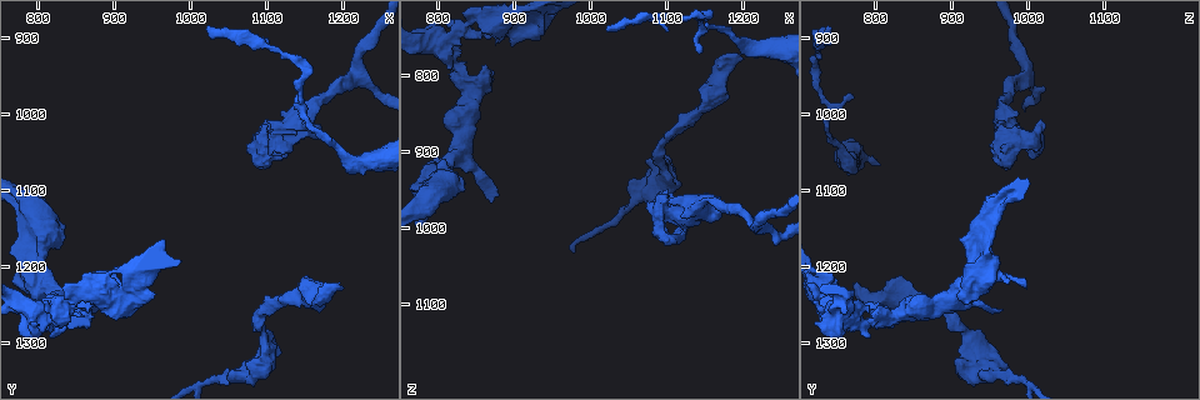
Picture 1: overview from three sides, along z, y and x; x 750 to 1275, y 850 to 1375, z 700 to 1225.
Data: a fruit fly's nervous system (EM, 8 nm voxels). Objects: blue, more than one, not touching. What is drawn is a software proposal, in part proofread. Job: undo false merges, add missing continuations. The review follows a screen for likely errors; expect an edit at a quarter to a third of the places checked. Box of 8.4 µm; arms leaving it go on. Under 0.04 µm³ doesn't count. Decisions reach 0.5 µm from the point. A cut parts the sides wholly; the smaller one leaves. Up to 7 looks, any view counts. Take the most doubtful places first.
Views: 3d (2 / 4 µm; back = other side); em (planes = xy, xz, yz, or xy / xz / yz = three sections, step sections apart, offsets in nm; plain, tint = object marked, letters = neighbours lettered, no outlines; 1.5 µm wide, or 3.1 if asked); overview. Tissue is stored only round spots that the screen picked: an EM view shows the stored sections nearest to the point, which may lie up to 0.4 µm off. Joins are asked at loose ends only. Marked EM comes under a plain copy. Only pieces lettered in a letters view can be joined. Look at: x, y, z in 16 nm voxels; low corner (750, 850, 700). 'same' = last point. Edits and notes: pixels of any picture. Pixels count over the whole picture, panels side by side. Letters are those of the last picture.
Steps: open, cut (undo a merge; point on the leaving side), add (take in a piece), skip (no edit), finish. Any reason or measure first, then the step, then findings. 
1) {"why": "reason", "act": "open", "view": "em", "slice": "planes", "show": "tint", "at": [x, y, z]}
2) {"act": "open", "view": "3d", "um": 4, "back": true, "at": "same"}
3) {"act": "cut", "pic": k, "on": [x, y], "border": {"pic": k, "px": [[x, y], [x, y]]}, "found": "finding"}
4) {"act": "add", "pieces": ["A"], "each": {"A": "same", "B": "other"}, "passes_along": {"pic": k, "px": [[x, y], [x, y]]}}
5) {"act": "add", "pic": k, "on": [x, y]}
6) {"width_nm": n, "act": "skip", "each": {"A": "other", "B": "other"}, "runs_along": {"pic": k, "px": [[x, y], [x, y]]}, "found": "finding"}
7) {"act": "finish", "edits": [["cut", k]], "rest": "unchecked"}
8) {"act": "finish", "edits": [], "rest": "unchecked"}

{"act": "open", "view": "em", "slice": "planes", "show": "letters", "at": [1200, 1230, 785]}

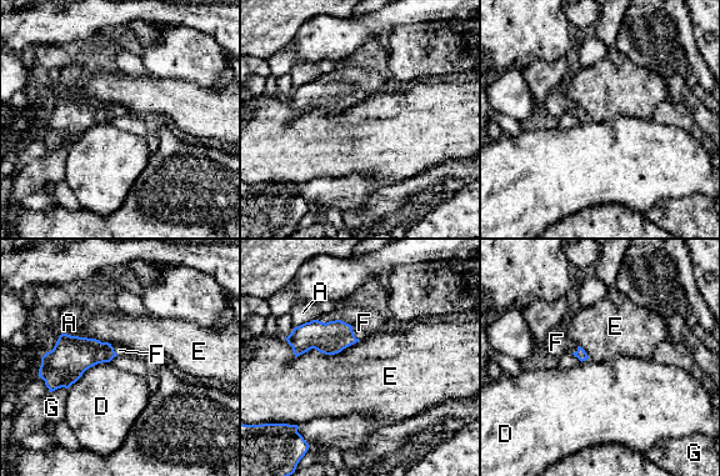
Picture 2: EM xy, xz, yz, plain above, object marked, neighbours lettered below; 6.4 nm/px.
{"act": "add", "pieces": ["F"], "each": {"A": "other", "D": "other", "E": "other", "F": "same", "G": "other"}, "passes_along": {"pic": 2, "px": [[331, 337], [340, 320], [364, 322]]}, "found": "the neuron continues"}

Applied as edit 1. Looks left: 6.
{"why": "branch stops here", "act": "open", "view": "em", "slice": "xy", "step": 8, "show": "letters", "at": [855, 1265, 740]}

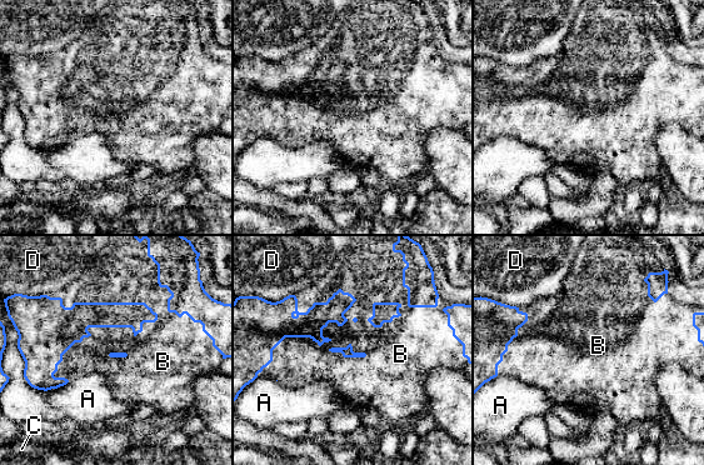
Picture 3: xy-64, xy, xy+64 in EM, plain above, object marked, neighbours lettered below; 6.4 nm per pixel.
{"longest_contact_nm": ["B", 800], "act": "add", "pieces": ["B"], "each": {"A": "other", "B": "same", "C": "other", "D": "other"}, "found": "it goes on there"}

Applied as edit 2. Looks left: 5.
{"why": "see it whole again", "act": "open", "view": "overview"}

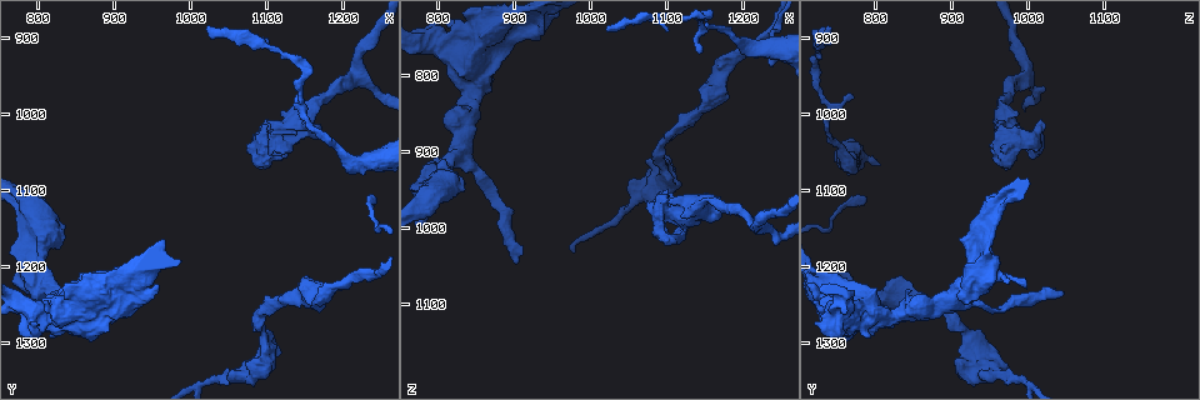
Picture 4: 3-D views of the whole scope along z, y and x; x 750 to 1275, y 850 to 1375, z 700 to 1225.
{"why": "free end", "act": "open", "view": "em", "slice": "planes", "show": "letters", "at": [1100, 1010, 1015]}

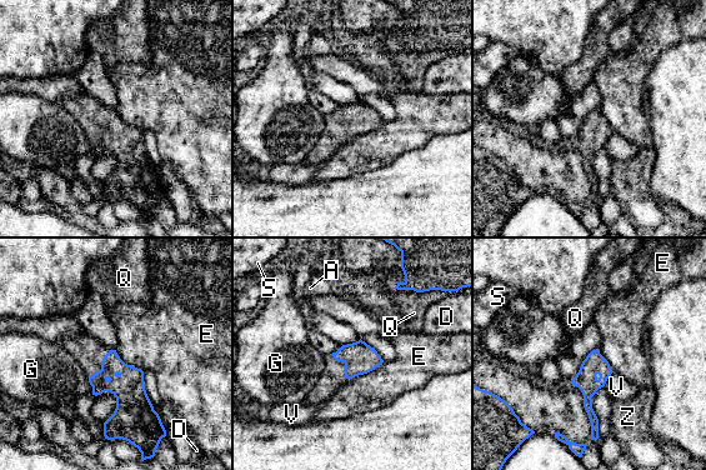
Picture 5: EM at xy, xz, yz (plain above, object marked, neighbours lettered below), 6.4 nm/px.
{"act": "skip", "each": {"A": "other", "D": "other", "E": "other", "G": "other", "Q": "other", "S": "other", "V": "other", "Z": "other"}, "runs_along": {"pic": 5, "px": [[595, 353], [587, 391], [595, 433]]}, "found": "no lettered piece goes on from it"}

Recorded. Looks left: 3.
{"act": "finish", "edits": [["add", 2], ["add", 3]], "rest": "unchecked"}

